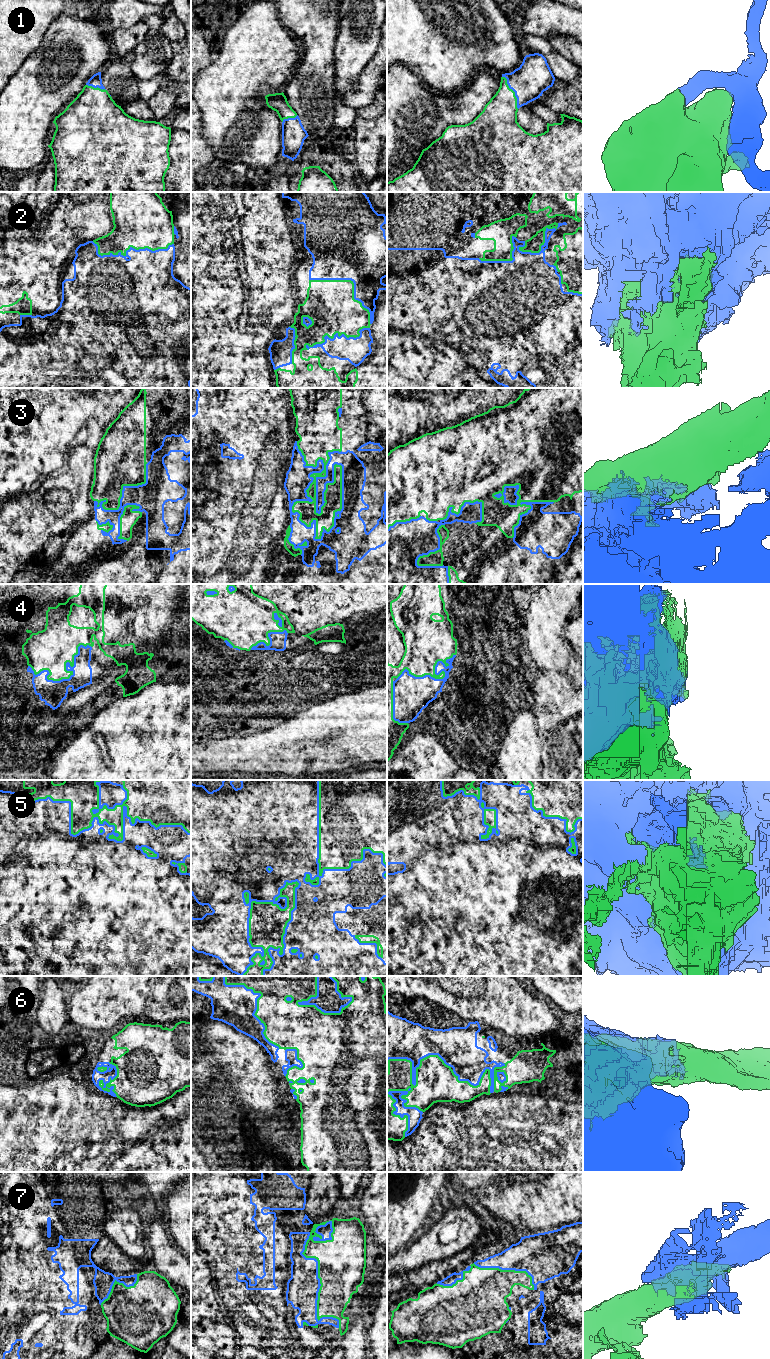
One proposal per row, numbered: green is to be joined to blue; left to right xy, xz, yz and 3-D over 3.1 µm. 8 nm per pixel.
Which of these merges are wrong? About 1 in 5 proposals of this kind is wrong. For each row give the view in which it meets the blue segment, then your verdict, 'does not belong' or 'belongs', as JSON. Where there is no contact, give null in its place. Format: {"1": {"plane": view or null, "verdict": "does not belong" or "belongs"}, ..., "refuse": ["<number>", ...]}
{"1": {"plane": "yz", "verdict": "belongs"}, "2": {"plane": "xy", "verdict": "belongs"}, "3": {"plane": "xz", "verdict": "belongs"}, "4": {"plane": "xy", "verdict": "does not belong"}, "5": {"plane": "xy", "verdict": "belongs"}, "6": {"plane": "xz", "verdict": "belongs"}, "7": {"plane": "xz", "verdict": "belongs"}, "refuse": ["4"]}

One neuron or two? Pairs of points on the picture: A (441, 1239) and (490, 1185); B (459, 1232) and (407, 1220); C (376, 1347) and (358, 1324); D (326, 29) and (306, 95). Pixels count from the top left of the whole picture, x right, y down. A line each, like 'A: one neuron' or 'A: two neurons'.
A: two neurons
B: two neurons
C: two neurons
D: one neuron

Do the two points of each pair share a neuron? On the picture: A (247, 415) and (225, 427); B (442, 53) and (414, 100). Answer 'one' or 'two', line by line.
A: two
B: two

